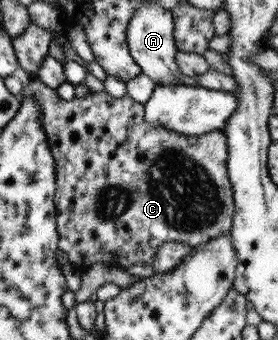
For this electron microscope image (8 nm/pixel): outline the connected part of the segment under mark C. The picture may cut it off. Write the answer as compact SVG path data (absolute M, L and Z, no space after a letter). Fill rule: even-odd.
M36 79L36 81L31 81L26 87L23 87L23 93L19 98L22 100L24 97L35 97L40 106L39 122L46 133L46 139L56 165L55 209L59 233L58 247L66 252L69 261L74 261L74 265L88 267L88 265L100 264L100 261L104 261L104 265L116 263L116 265L120 265L120 268L128 269L128 267L132 267L136 263L152 264L159 247L163 243L178 241L196 247L208 243L221 235L226 235L231 230L235 203L233 202L233 187L227 170L227 139L223 131L212 130L199 136L185 136L156 124L148 123L144 119L144 104L138 103L128 94L124 97L115 98L105 91L90 92L84 97L75 97L67 101L62 99L56 90L50 89L50 87Z

